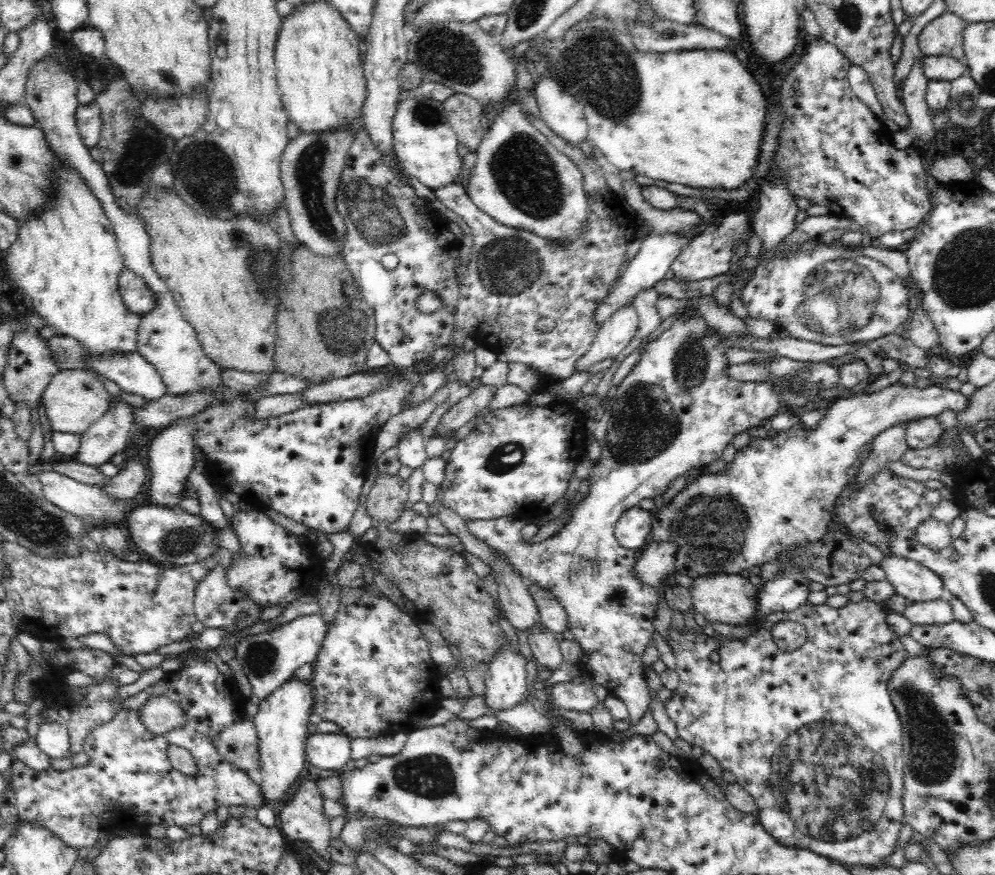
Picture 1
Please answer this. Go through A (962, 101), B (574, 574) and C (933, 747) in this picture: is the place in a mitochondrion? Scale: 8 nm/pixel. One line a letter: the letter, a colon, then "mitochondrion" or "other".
A: mitochondrion
B: mitochondrion
C: mitochondrion

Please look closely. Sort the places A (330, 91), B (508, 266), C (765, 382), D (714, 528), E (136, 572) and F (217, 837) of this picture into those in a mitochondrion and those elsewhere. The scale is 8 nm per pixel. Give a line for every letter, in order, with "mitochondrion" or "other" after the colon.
A: other
B: mitochondrion
C: other
D: mitochondrion
E: other
F: other

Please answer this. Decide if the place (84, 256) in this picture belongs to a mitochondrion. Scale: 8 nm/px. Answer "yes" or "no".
no

